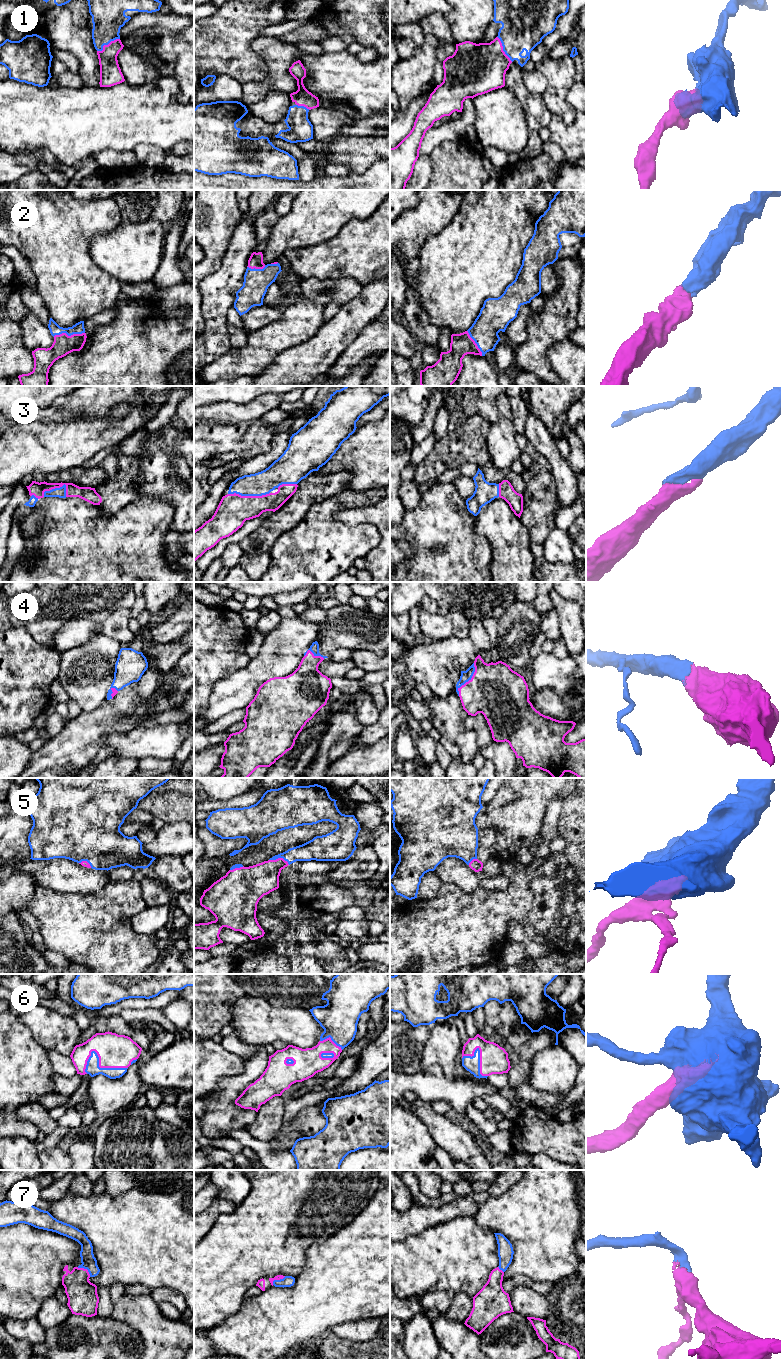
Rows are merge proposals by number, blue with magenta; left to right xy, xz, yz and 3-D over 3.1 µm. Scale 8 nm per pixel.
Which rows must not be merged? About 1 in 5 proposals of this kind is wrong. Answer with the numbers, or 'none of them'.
none of them

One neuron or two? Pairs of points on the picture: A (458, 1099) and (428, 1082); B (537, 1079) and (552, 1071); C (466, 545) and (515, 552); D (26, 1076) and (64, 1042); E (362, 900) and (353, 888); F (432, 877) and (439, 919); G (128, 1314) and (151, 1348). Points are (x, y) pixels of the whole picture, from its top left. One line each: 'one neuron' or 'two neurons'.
A: one neuron
B: one neuron
C: two neurons
D: two neurons
E: one neuron
F: two neurons
G: one neuron

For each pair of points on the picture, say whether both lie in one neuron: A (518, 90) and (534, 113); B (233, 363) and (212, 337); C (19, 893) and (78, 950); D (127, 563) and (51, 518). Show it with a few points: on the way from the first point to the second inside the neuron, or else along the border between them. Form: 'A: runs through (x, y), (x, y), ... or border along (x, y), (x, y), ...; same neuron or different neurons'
A: runs through (524, 96), (533, 107); same neuron
B: border along (232, 347), (206, 366); different neurons
C: border along (37, 886), (27, 908); different neurons
D: runs through (108, 562), (95, 562), (70, 537); same neuron

